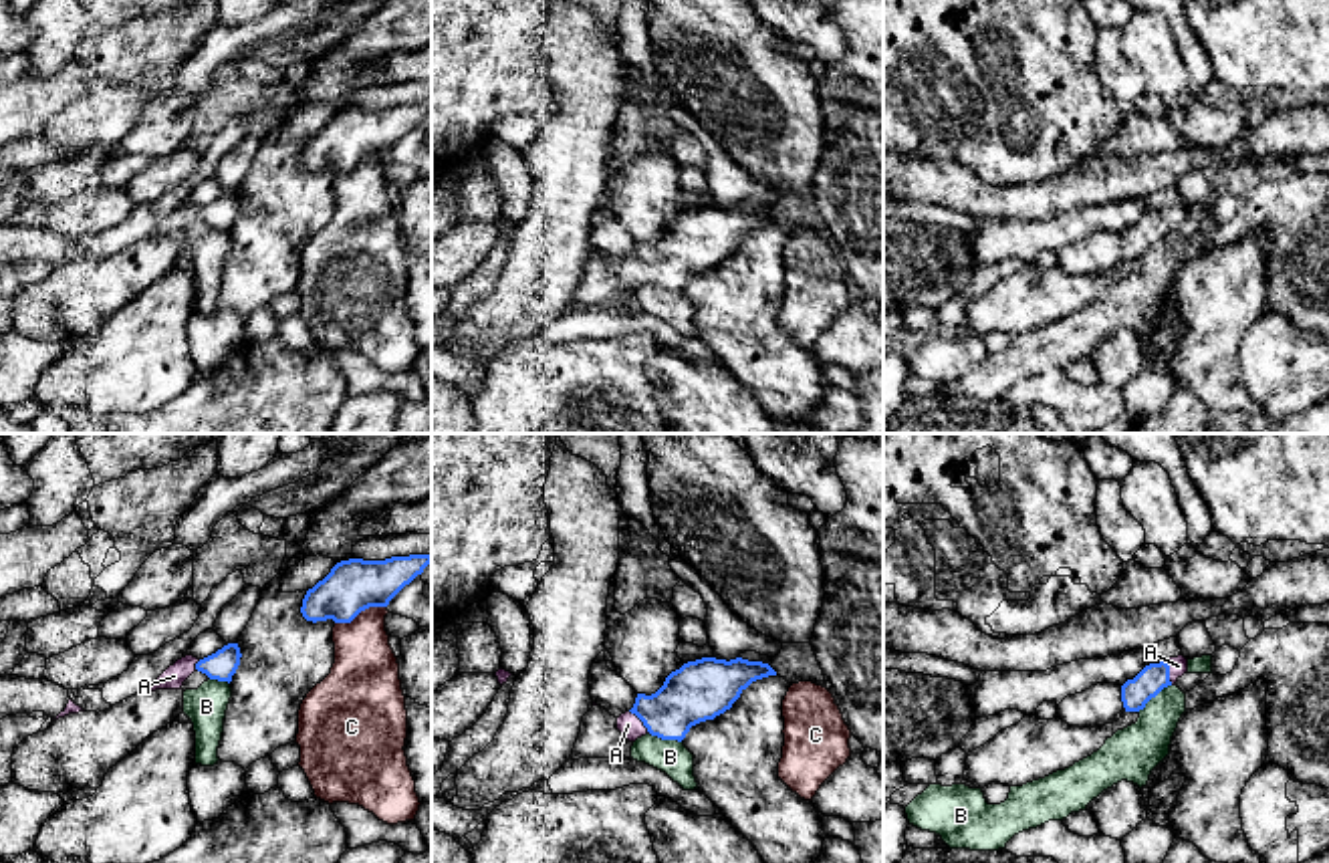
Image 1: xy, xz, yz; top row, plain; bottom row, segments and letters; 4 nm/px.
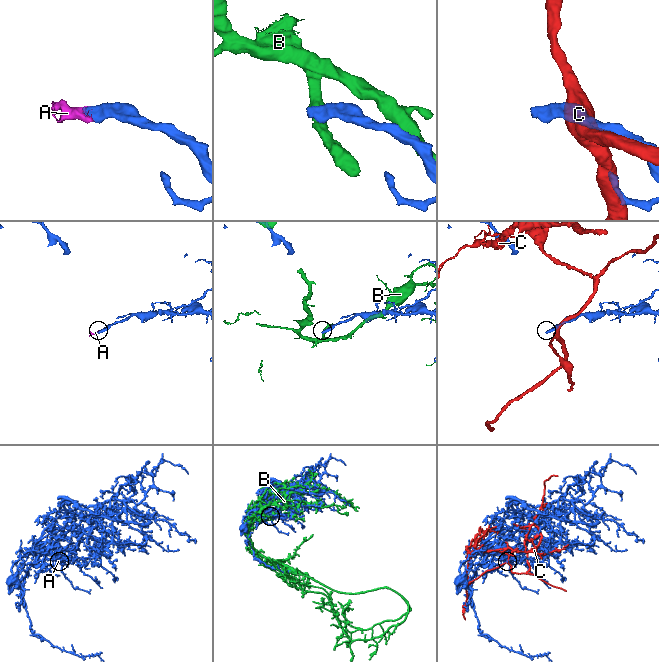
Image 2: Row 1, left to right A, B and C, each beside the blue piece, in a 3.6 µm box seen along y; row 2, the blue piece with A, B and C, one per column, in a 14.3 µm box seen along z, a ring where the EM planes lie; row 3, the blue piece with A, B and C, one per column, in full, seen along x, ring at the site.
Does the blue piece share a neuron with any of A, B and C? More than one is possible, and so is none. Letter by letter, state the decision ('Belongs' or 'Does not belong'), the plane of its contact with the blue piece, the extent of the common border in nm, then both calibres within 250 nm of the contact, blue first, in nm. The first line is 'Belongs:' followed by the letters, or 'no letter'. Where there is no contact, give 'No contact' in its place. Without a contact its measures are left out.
Belongs: A
A: Belongs. Touches blue in xz. Shared border 130 nm. Thickness 240 nm (blue) against 90 nm
B: Does not belong. Touches blue in yz. Shared border 180 nm. Thickness 120 nm (blue) against 200 nm
C: Does not belong. Touches blue in xy. Shared border 220 nm. Thickness 220 nm (blue) against 280 nm

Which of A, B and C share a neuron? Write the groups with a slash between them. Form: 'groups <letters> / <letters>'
groups A / B / C

